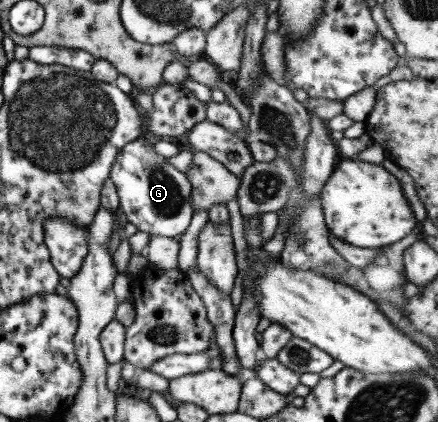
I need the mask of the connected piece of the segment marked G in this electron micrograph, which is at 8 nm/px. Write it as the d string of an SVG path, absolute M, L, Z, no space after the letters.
M145 137L128 142L119 150L108 177L116 188L118 208L124 213L126 222L131 222L137 231L173 238L186 230L193 214L191 184L184 173L155 154Z

